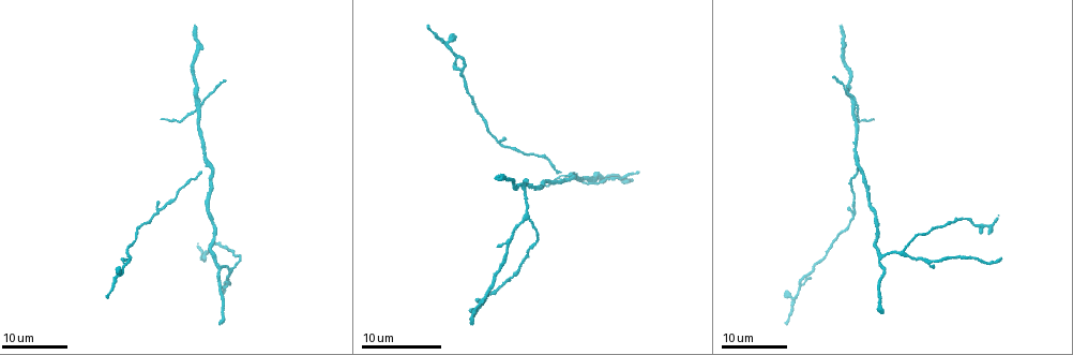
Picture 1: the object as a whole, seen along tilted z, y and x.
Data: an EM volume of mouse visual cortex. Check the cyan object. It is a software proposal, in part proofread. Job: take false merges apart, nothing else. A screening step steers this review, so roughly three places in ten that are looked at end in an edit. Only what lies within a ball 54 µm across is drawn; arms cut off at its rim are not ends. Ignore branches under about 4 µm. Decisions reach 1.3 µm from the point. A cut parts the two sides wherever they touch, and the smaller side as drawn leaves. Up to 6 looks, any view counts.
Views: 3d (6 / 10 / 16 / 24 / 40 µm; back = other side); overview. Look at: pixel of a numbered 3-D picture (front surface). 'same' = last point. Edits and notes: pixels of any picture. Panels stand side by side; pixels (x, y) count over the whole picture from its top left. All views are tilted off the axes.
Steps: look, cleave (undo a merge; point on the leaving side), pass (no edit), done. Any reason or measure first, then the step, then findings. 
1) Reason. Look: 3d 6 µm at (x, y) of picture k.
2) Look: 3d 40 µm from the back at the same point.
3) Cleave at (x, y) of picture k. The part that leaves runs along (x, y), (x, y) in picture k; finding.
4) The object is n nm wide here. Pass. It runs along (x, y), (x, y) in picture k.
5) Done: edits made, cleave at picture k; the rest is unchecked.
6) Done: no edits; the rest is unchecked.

Small branch off a trunk. Look: 3d 16 µm at (200, 102) of picture 1.

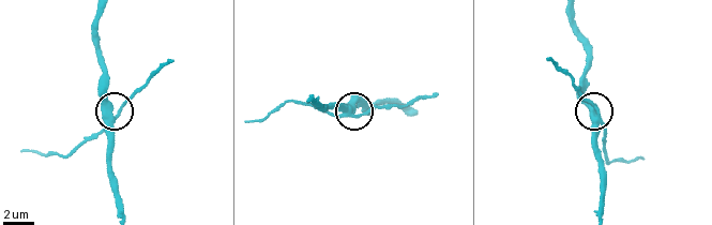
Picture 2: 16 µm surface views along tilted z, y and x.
Zoom in. Look: 3d 10 µm at (112, 108) of picture 2.

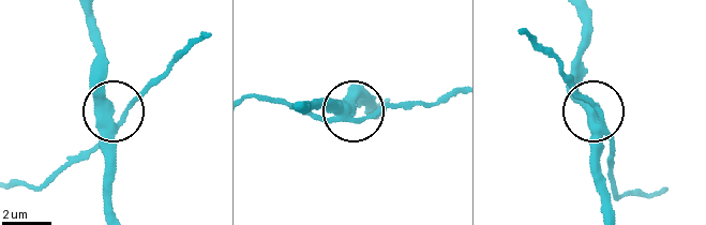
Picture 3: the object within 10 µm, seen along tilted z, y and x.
The side arm is 6 µm long. Cleave at (83, 153) of picture 3. The part that leaves runs along (605, 131), (619, 193), (641, 197), (666, 190) in picture 3; a second neuron is stuck on.

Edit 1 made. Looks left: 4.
See it whole again. Look: overview.

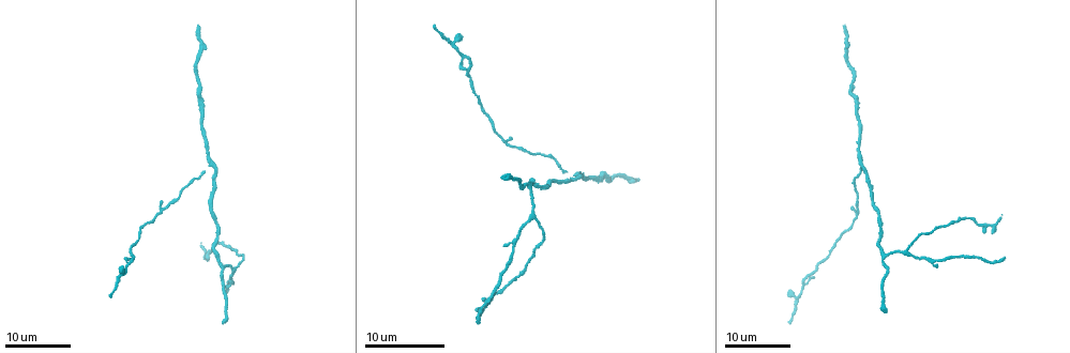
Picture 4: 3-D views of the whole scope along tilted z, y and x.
Branch point. Look: 3d 16 µm at (576, 174) of picture 4.

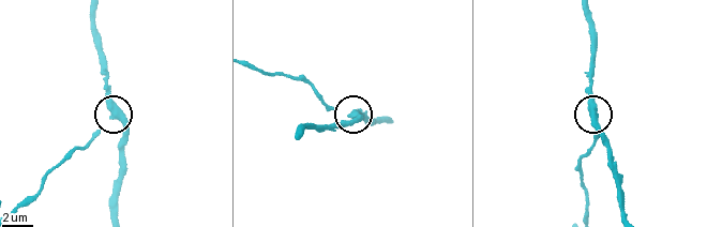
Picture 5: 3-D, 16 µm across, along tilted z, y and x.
Closer look. Look: 3d 10 µm at (113, 118) of picture 5.

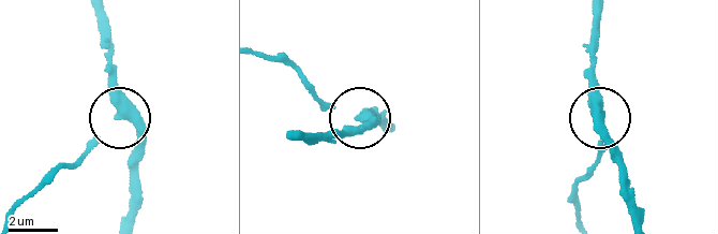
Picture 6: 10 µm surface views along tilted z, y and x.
The object is 280 nm wide here. Pass. It runs along (131, 190), (139, 140), (119, 114), (108, 42) in picture 6; all the same neuron.

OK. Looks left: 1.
Done: edits made, cleave at picture 3; the rest is unchecked.

